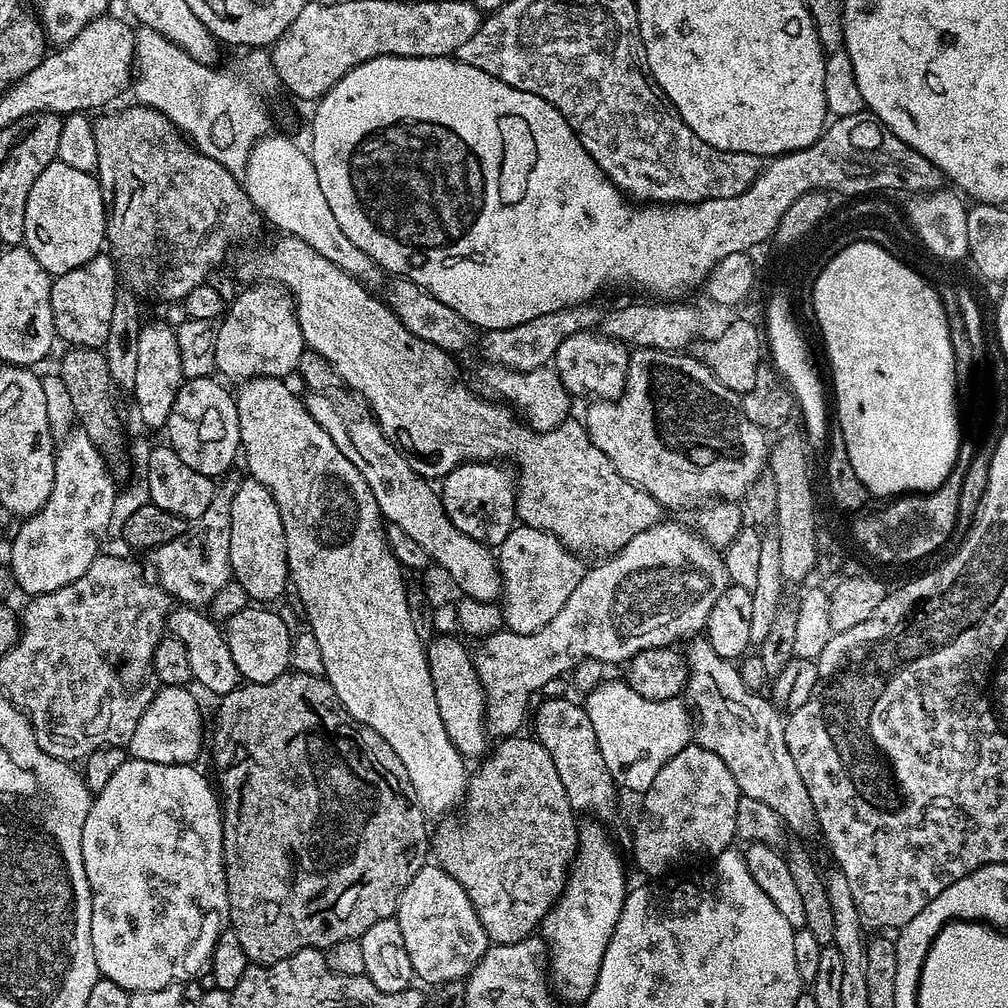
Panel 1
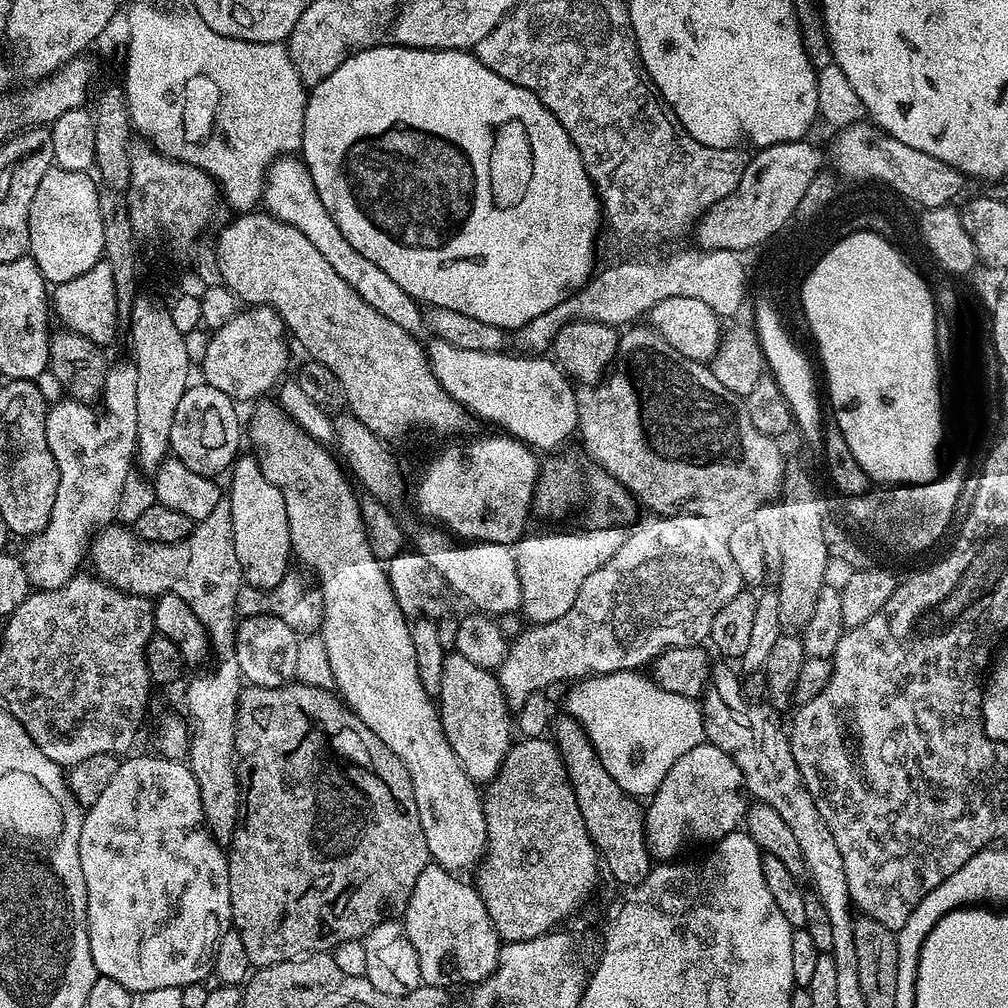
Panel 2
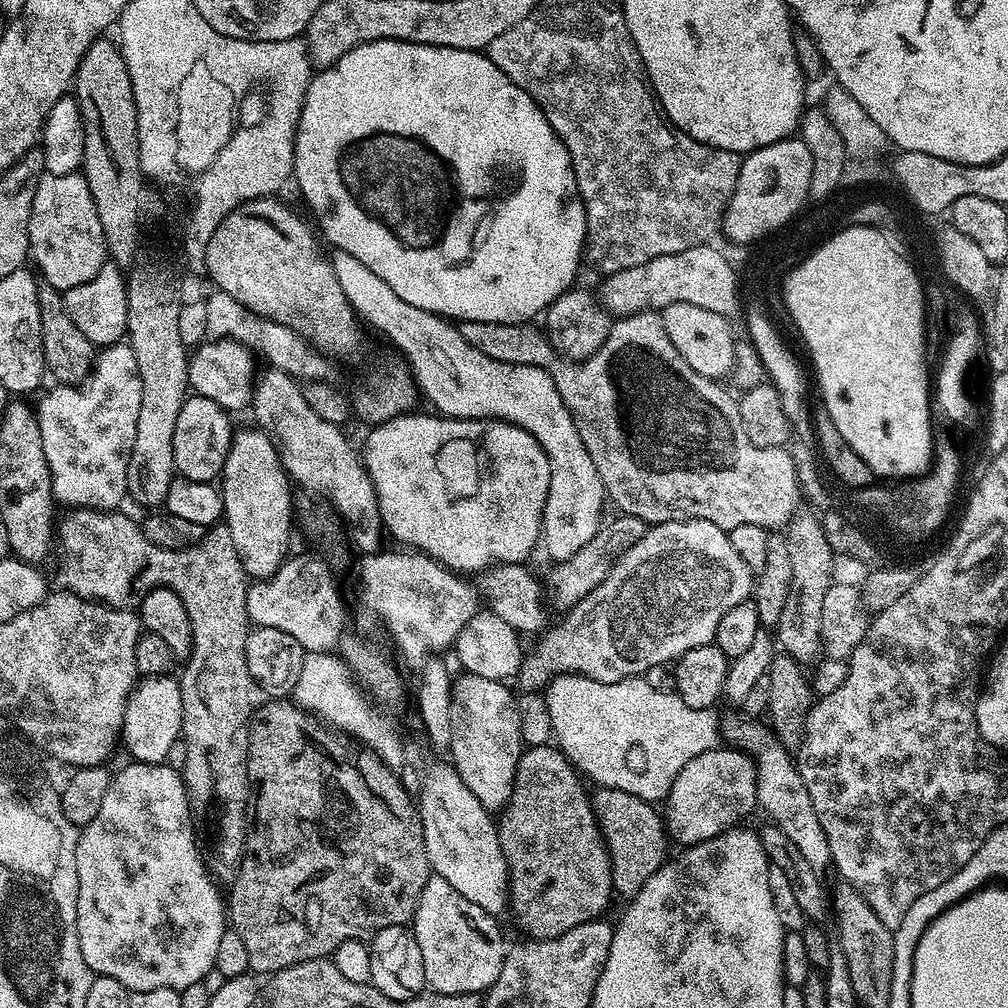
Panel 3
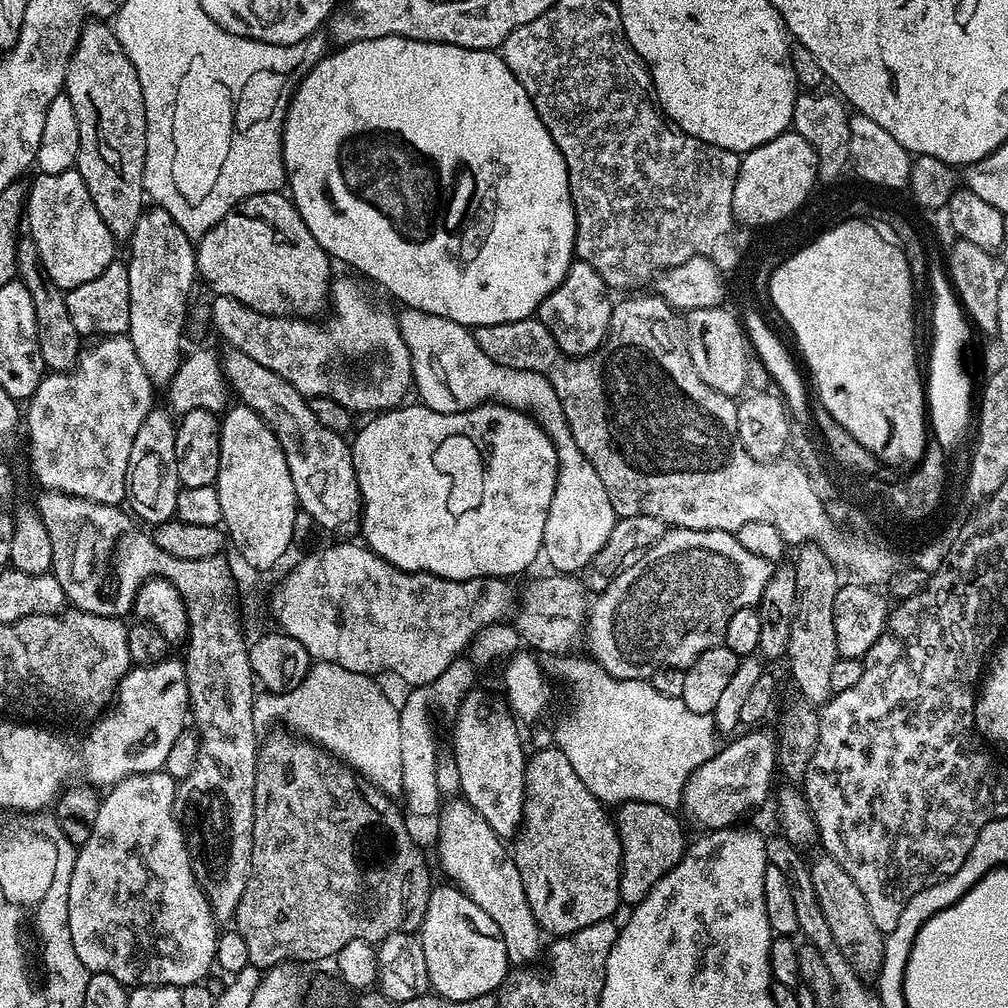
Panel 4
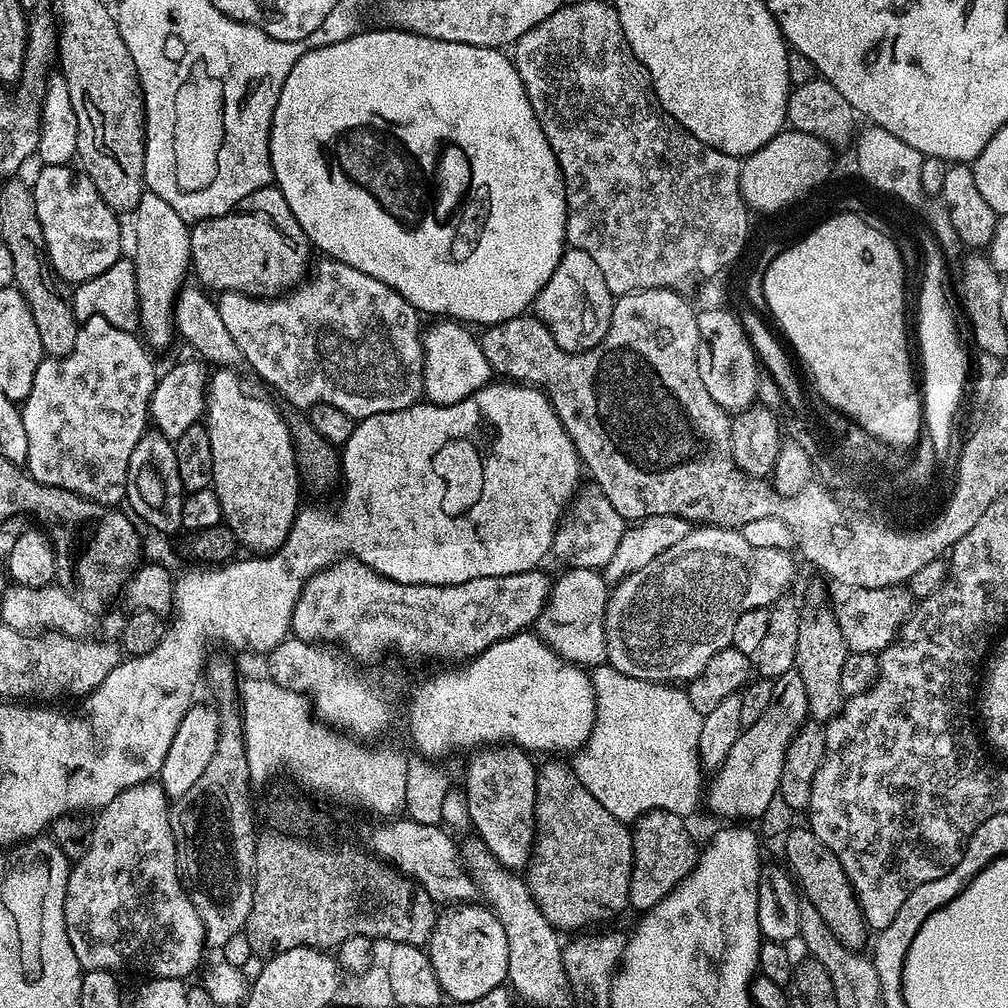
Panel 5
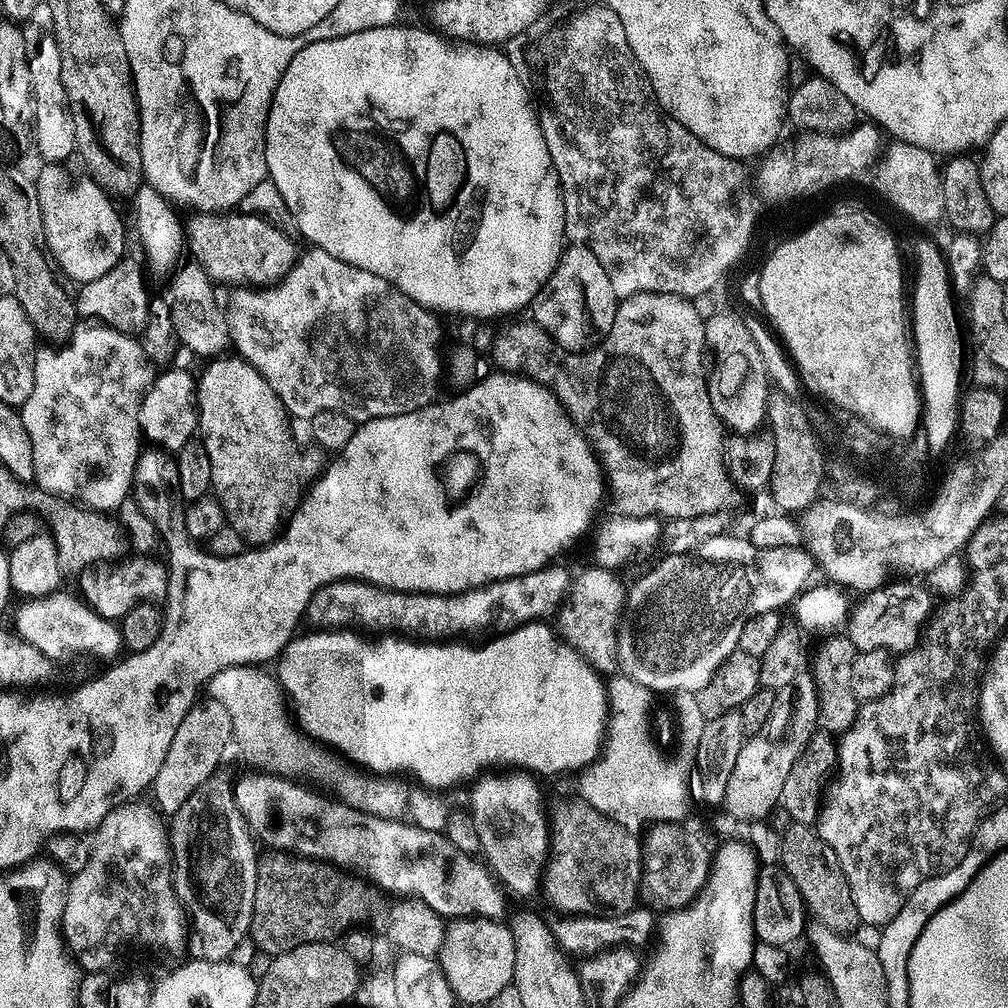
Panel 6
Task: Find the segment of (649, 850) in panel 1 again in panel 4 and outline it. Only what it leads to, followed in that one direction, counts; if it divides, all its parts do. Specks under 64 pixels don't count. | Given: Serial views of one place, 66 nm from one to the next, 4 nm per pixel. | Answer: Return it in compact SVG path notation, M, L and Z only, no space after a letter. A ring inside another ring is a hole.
M748 730L745 736L737 735L728 745L721 747L690 778L684 787L682 812L689 816L700 830L730 828L743 818L747 812L769 803L772 788L772 775L778 772L776 758L777 737L764 730ZM740 736L740 737L739 737ZM772 788L772 789L771 789ZM768 791L769 796L768 796ZM685 812L685 813L684 813Z

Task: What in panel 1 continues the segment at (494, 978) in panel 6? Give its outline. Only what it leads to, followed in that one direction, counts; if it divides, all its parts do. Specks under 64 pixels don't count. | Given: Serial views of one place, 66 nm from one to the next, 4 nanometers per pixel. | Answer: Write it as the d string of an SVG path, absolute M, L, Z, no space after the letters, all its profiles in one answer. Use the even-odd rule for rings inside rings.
M426 862L414 874L410 886L400 896L400 904L396 908L394 919L402 930L402 942L406 942L406 954L410 954L410 966L415 979L425 980L429 986L444 984L450 980L463 981L474 970L474 966L482 958L482 954L490 947L490 941L482 922L478 922L478 914L474 914L474 906L470 898L466 898L466 890L446 874L435 862Z

